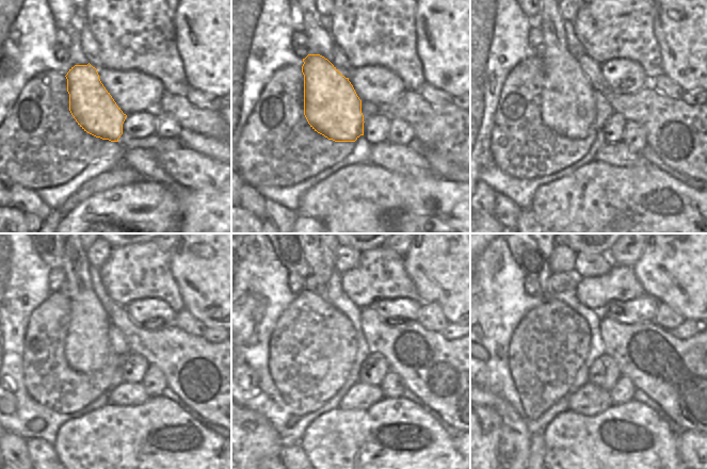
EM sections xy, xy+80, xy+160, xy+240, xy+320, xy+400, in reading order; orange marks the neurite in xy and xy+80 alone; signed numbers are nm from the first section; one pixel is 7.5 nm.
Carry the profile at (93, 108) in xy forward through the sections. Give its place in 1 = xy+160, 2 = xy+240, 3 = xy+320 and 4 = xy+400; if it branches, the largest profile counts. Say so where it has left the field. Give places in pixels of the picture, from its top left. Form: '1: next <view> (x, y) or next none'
1: next xy+160 (567, 108)
2: next xy+240 (86, 345)
3: next xy+320 (312, 255)
4: next xy+400 (546, 255)

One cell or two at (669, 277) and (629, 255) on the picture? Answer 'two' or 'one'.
two

